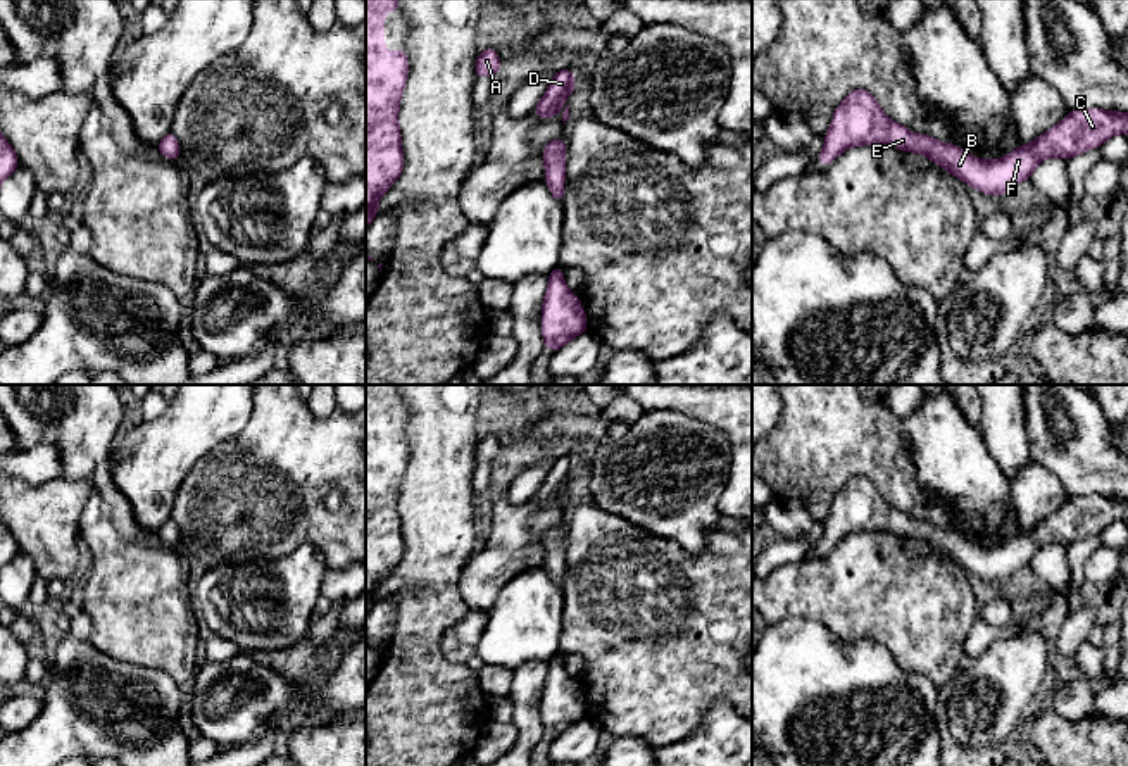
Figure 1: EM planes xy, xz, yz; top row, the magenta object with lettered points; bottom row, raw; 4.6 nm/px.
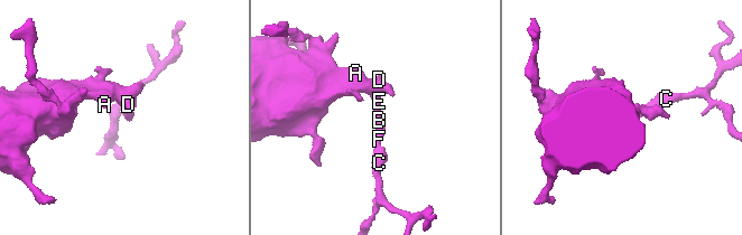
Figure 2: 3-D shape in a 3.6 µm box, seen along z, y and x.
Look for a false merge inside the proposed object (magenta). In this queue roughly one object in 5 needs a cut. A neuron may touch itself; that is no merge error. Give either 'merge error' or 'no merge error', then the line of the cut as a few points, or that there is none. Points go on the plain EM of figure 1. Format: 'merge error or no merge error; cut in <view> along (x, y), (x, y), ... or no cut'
no merge error; no cut

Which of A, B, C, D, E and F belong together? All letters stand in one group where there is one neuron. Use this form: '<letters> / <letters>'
A B C D E F

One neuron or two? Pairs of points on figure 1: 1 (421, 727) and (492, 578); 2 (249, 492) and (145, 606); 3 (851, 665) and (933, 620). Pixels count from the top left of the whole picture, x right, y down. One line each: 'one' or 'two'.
1: two
2: two
3: two

